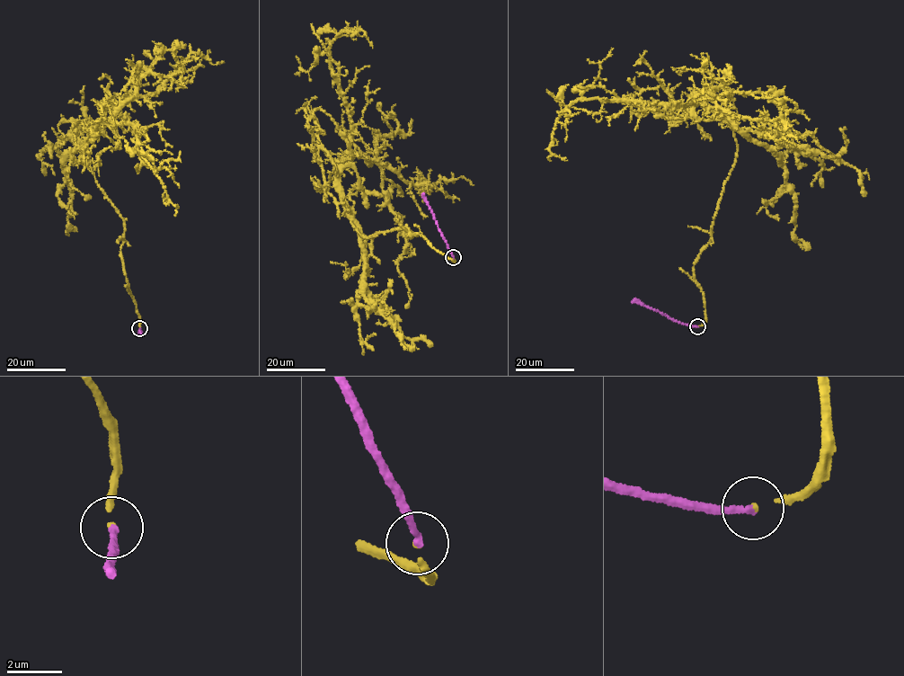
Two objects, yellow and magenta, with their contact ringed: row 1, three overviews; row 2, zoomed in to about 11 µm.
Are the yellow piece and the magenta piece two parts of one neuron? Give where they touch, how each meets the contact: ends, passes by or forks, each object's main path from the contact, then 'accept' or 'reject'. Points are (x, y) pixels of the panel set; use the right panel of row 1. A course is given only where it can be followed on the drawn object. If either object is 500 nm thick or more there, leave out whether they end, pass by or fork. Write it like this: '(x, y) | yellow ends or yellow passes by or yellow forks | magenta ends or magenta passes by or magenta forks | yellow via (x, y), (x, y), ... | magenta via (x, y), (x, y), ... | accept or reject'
(697, 326) | yellow ends | magenta ends | yellow via (697, 325), (705, 310), (695, 262), (738, 147), (732, 128), (695, 95), (759, 91), (788, 130), (839, 155) | magenta via (697, 325), (677, 322), (631, 300) | accept

